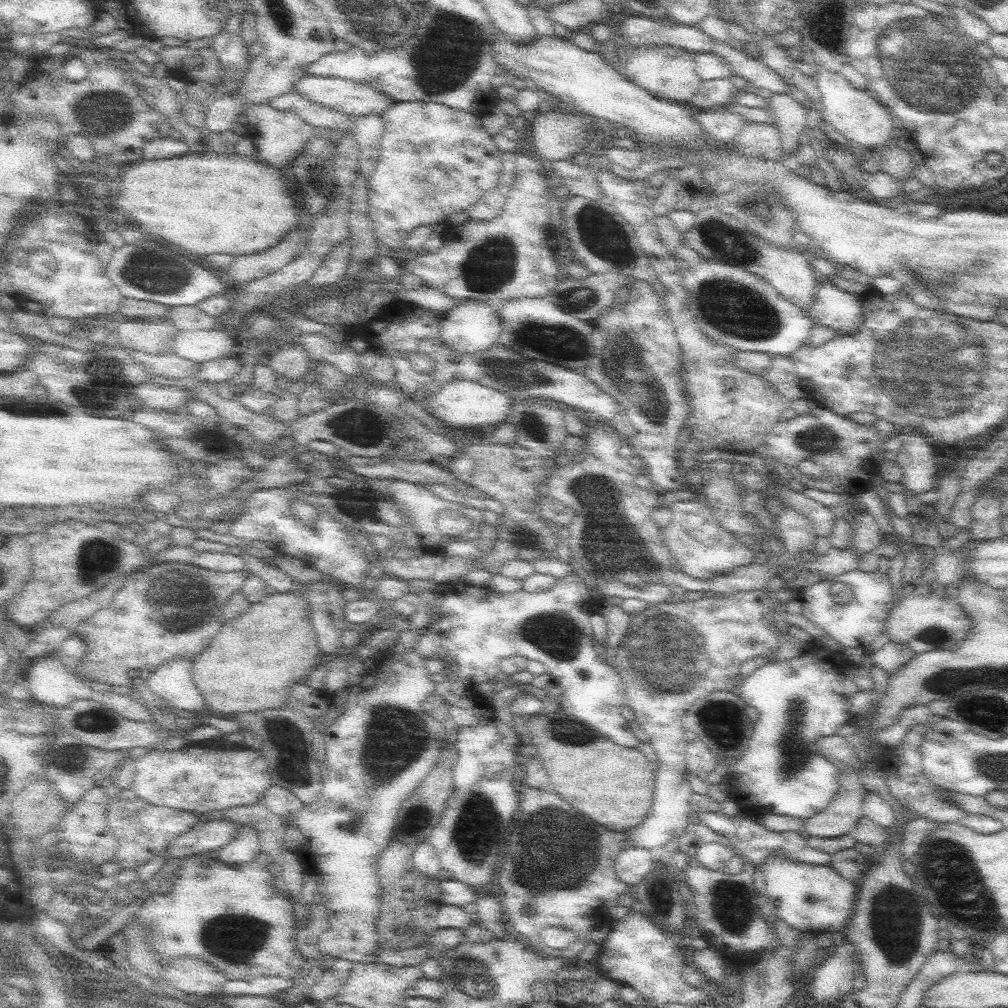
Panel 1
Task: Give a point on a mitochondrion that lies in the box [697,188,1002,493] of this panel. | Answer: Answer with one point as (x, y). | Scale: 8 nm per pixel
(930, 372)

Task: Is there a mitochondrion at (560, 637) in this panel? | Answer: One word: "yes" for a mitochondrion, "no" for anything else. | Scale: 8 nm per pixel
yes

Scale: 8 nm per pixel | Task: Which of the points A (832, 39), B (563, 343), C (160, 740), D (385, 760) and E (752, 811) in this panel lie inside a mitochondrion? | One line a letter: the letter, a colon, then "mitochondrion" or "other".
A: other
B: mitochondrion
C: other
D: mitochondrion
E: other

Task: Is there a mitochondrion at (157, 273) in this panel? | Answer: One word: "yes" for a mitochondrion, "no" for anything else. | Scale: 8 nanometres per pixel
yes

